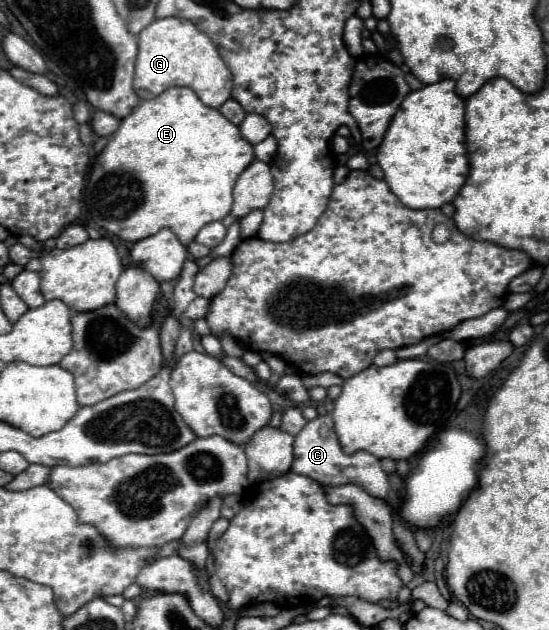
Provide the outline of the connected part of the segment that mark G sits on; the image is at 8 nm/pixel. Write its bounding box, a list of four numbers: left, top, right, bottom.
[132,17,230,109]

